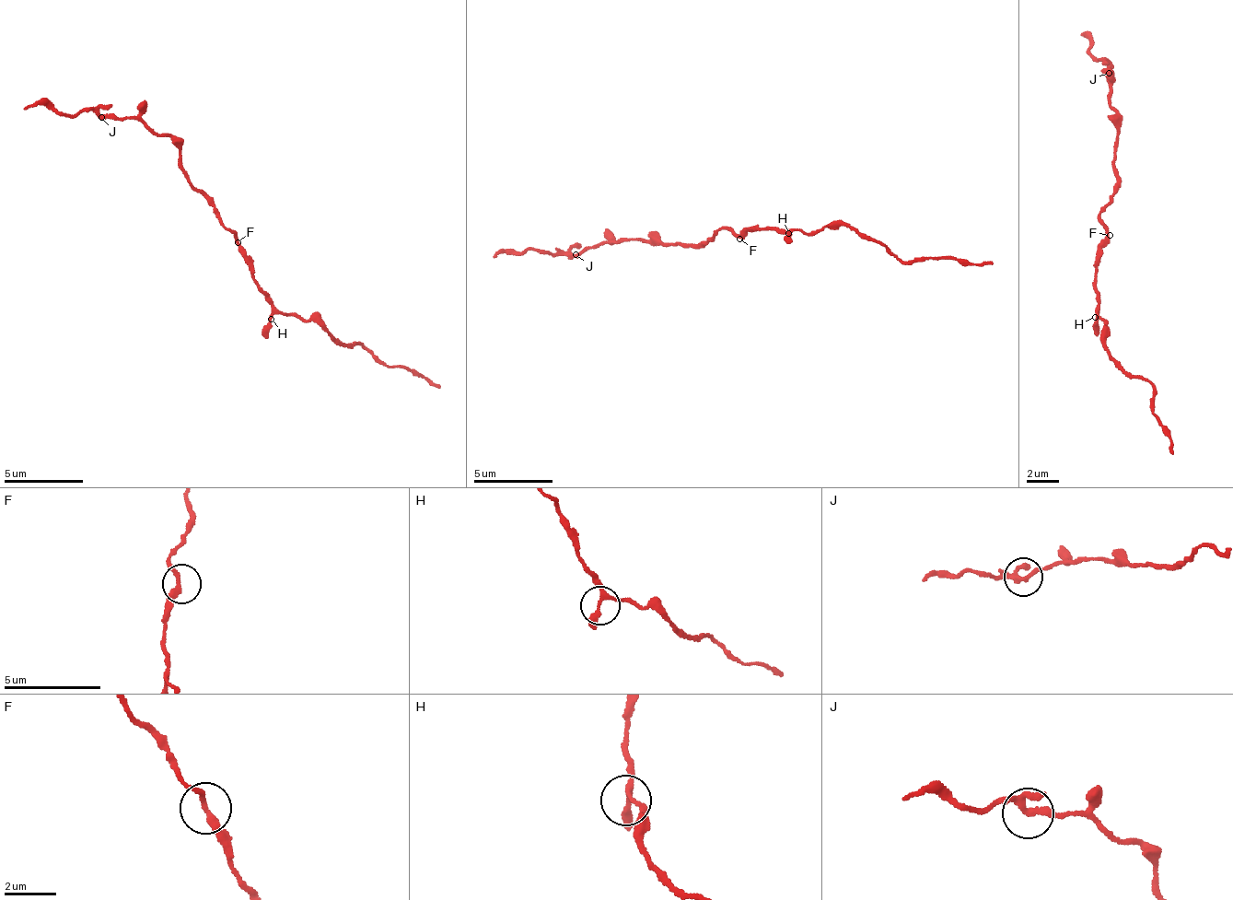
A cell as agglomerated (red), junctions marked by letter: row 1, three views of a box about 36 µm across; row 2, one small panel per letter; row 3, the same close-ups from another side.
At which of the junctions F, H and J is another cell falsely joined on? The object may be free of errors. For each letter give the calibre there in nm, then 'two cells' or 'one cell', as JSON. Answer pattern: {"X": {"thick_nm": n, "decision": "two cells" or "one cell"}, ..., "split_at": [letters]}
{"F": {"thick_nm": 260, "decision": "one cell"}, "H": {"thick_nm": 200, "decision": "one cell"}, "J": {"thick_nm": 220, "decision": "two cells"}, "split_at": ["J"]}

